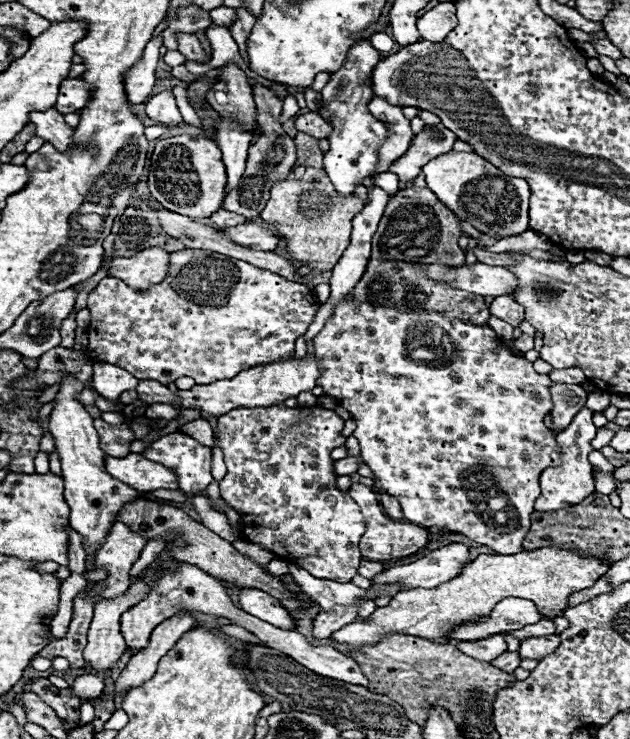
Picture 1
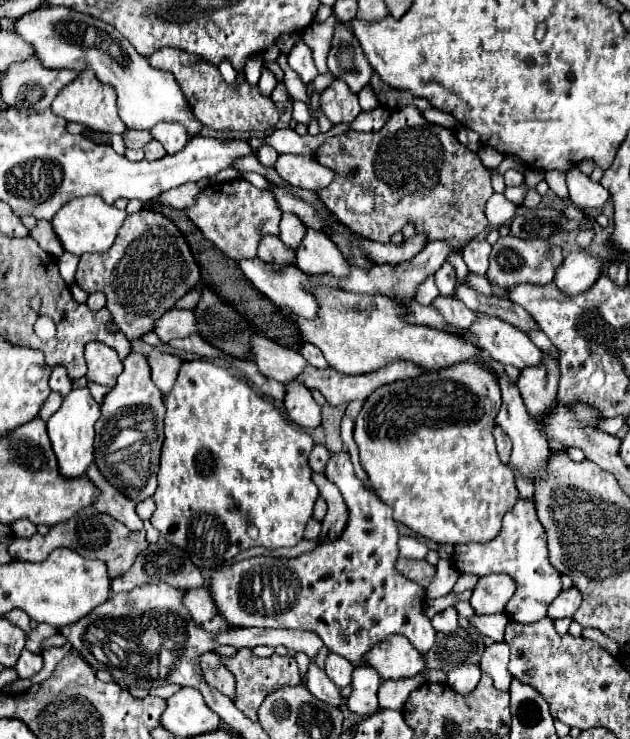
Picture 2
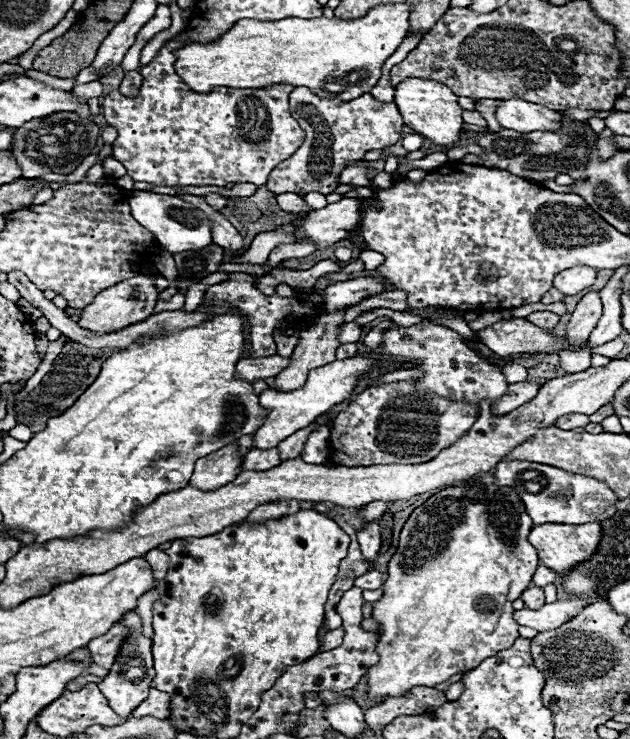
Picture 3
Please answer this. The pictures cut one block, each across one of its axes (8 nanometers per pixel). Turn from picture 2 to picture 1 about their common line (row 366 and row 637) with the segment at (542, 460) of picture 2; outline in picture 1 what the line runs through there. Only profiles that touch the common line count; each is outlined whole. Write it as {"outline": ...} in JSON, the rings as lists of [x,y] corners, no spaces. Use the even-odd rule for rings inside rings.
{"outline":[[[500,634],[490,636],[490,638],[484,638],[484,640],[474,640],[474,642],[458,642],[456,646],[464,654],[468,654],[472,658],[480,658],[484,662],[492,662],[500,654],[506,652],[506,640]]]}

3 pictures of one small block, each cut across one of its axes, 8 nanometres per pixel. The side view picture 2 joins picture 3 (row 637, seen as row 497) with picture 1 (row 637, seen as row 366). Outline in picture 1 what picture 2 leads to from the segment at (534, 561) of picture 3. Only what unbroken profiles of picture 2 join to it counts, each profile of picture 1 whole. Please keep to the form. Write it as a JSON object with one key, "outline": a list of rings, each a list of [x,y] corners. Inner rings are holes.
{"outline":[[[504,598],[494,606],[490,616],[456,626],[448,638],[454,642],[474,642],[476,638],[488,638],[492,634],[516,630],[516,626],[528,626],[528,622],[538,622],[540,618],[542,616],[538,614],[534,602],[522,598]]]}

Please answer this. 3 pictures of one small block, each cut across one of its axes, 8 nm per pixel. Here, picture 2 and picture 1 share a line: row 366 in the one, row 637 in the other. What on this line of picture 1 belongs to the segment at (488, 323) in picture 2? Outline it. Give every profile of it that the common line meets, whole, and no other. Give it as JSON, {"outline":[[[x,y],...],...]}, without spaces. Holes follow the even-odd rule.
{"outline":[[[540,620],[536,624],[528,624],[528,626],[512,632],[512,636],[516,636],[518,640],[524,640],[526,636],[550,636],[550,634],[556,634],[552,620]]]}

